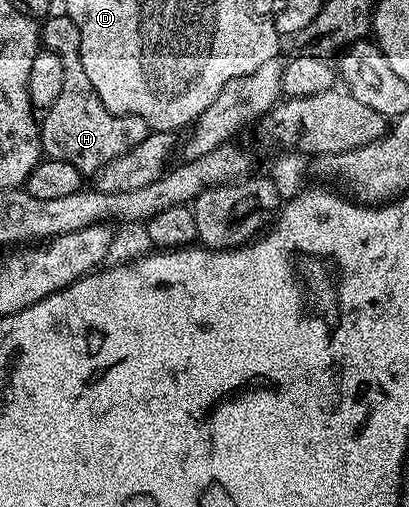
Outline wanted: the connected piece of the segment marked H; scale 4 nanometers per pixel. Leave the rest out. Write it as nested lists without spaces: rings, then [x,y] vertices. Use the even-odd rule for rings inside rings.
[[[47,16],[41,23],[41,43],[46,50],[61,57],[65,69],[65,86],[57,96],[57,101],[42,116],[39,123],[39,140],[46,158],[69,161],[84,176],[94,176],[102,167],[109,165],[117,157],[129,153],[149,134],[147,122],[136,115],[115,115],[97,97],[89,77],[85,77],[85,65],[81,65],[81,33],[69,16]]]

